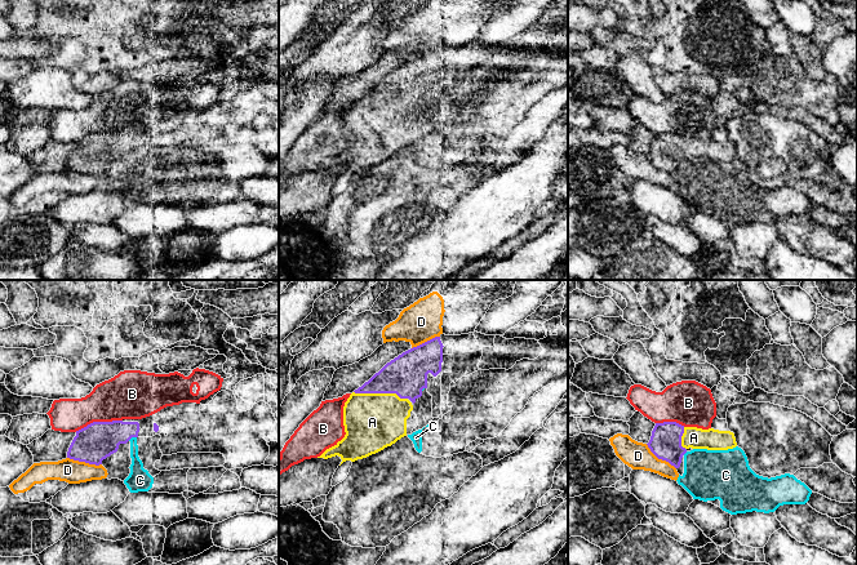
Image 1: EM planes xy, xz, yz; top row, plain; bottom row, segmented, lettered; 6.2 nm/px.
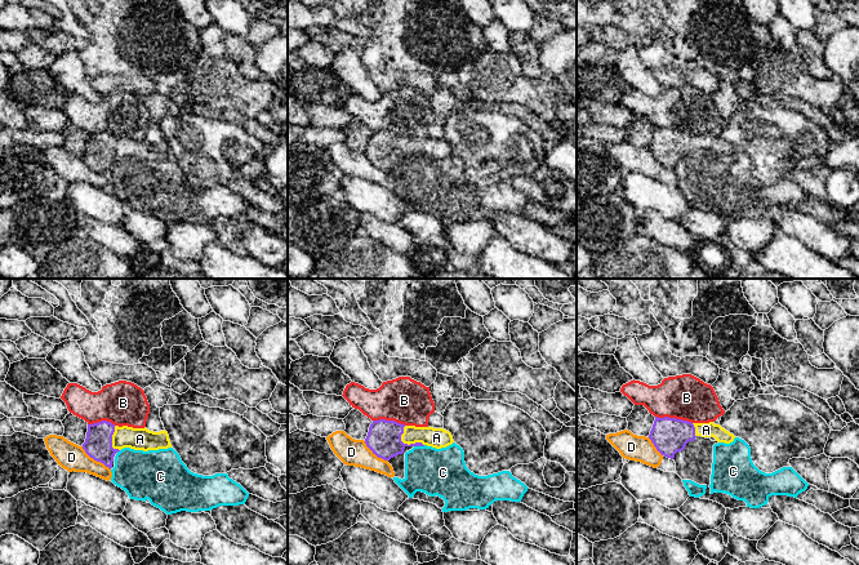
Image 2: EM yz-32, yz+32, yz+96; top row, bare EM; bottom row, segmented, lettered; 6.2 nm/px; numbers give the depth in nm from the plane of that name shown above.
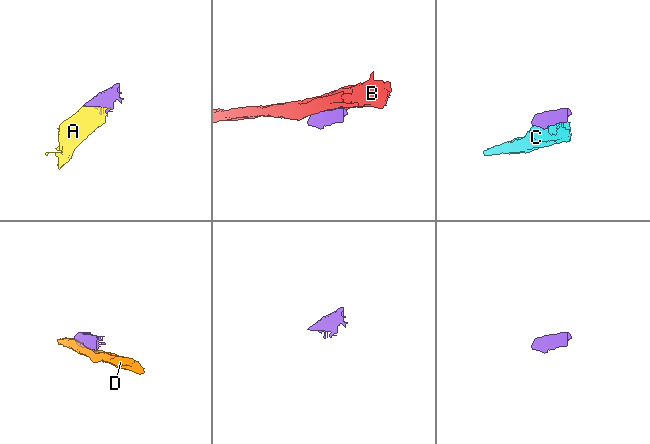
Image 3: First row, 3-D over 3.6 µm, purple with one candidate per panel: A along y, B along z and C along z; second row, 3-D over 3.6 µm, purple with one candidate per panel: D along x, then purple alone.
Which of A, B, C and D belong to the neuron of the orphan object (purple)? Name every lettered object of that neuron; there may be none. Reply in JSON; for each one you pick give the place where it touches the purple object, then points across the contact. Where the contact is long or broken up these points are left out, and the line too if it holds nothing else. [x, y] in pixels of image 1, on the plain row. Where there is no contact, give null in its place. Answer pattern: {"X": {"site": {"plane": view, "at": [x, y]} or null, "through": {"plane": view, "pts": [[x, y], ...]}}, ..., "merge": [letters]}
{"A": {"site": {"plane": "xz", "at": [381, 103]}, "through": {"plane": "xz", "pts": [[405, 87], [381, 103], [381, 118], [372, 133]]}}, "merge": ["A"]}

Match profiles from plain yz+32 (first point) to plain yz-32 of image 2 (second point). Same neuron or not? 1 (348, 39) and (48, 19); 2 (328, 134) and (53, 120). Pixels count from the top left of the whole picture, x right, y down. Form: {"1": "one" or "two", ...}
{"1": "two", "2": "two"}

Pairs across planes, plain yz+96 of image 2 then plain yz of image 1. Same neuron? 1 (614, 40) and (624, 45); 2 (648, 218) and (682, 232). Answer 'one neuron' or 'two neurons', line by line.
1: one neuron
2: one neuron

